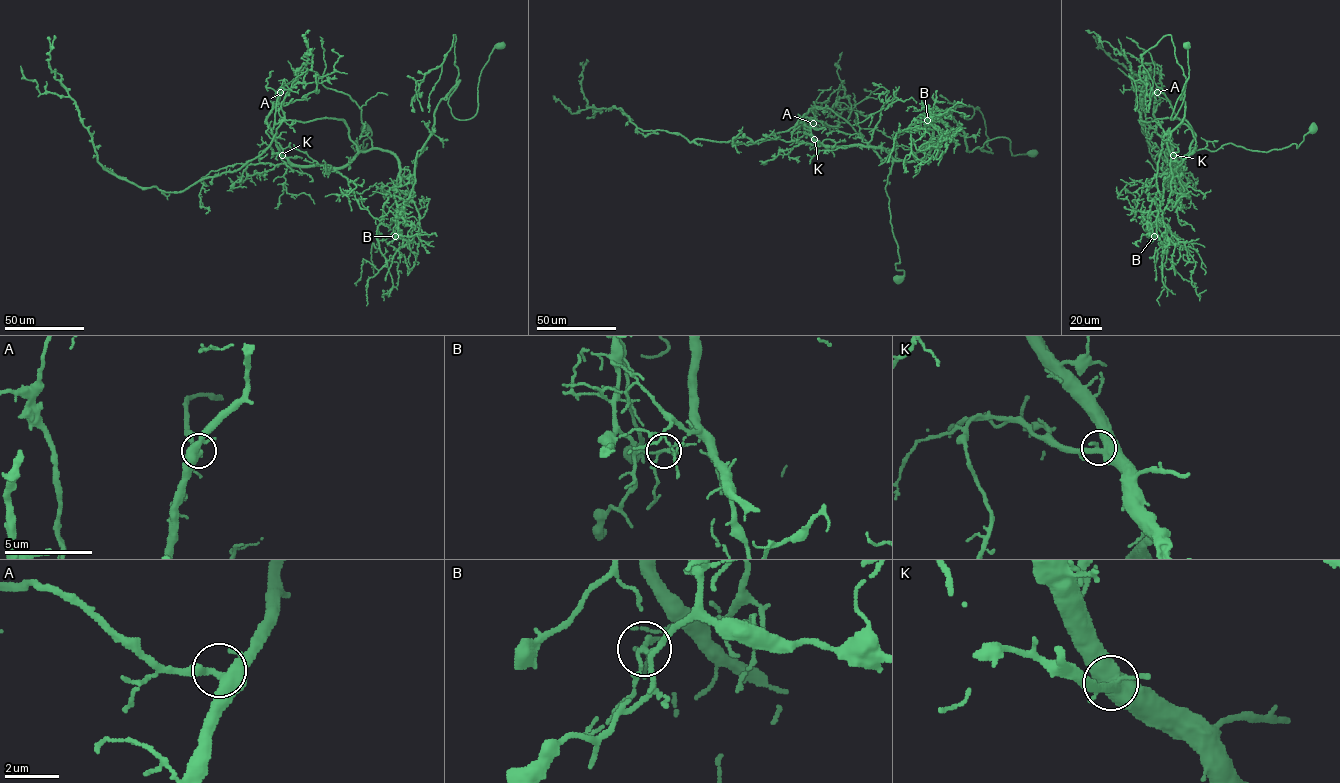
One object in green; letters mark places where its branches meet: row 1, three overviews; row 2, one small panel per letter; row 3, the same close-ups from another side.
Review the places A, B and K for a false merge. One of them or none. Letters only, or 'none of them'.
B

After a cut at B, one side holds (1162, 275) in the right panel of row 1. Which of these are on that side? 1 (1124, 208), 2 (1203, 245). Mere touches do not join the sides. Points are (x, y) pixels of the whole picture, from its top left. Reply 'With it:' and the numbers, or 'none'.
With it: 2

